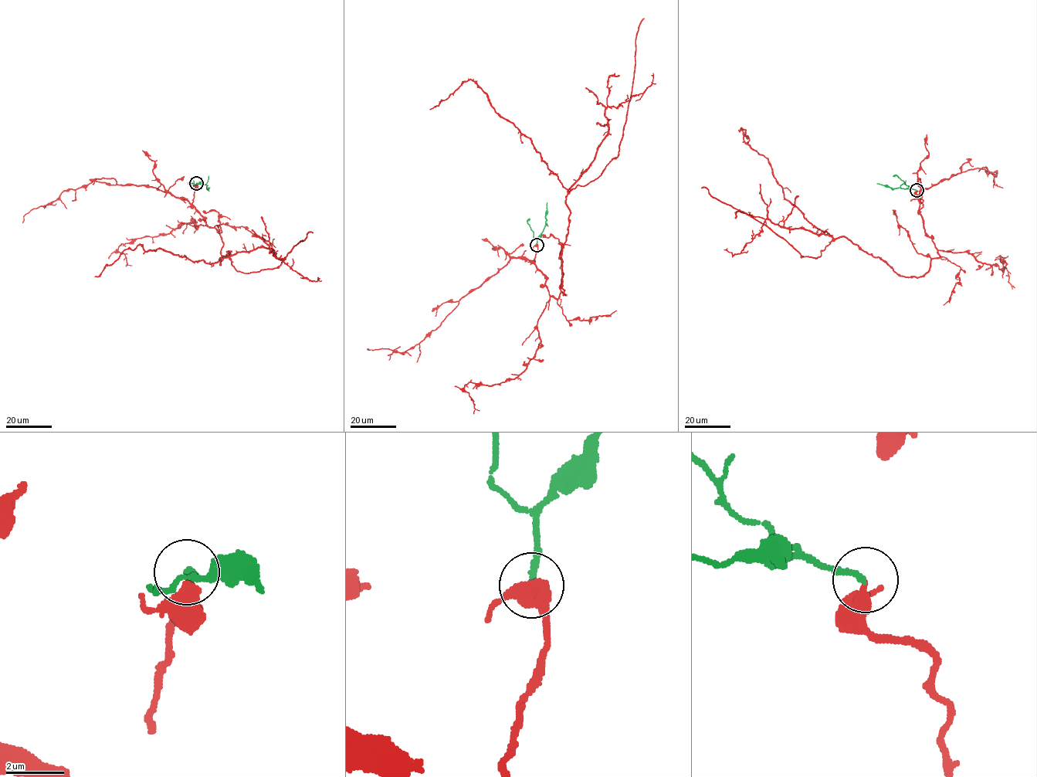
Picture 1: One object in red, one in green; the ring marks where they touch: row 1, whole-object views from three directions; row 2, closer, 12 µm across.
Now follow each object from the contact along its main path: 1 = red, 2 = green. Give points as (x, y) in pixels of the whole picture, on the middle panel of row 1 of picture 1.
1: (536, 245), (533, 262), (549, 293), (566, 295), (567, 191), (528, 137), (497, 114), (472, 80), (430, 109)
2: (536, 245), (537, 238), (545, 226), (547, 202)

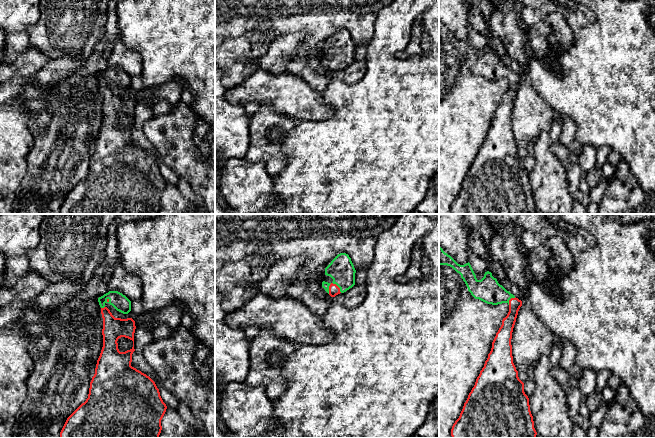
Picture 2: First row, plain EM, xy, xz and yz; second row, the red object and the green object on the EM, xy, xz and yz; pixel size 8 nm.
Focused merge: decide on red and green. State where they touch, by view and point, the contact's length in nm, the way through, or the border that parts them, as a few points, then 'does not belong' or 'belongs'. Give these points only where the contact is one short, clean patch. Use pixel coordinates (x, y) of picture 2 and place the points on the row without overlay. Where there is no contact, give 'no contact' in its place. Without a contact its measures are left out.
xz (336, 61) | 120 nm | across xz (334, 66), (336, 61), (341, 56), (341, 45) | belongs

